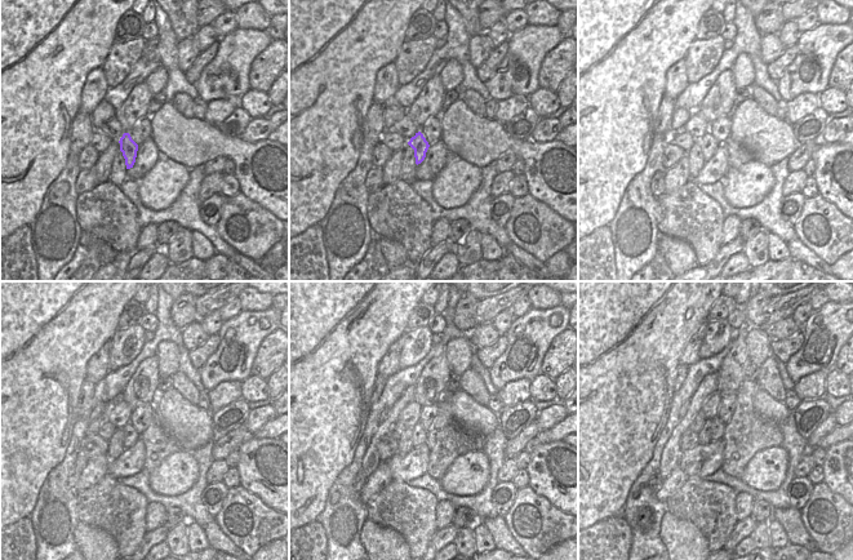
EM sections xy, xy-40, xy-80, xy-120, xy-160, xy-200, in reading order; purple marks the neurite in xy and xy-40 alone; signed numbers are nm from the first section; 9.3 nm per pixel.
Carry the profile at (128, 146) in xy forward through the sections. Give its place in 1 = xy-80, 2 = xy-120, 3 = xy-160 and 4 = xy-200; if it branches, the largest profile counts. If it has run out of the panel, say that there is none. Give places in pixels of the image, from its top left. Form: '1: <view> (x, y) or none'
1: xy-80 (709, 146)
2: xy-120 (130, 435)
3: xy-160 (418, 434)
4: xy-200 (705, 434)

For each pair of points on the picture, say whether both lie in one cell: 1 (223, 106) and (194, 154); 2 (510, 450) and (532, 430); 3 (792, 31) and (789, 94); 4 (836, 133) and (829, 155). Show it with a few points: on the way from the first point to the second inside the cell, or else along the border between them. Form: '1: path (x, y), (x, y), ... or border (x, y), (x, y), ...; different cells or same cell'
1: border (203, 119), (217, 127); different cells
2: path (515, 445), (527, 435); same cell
3: border (800, 34), (796, 43); different cells
4: border (839, 141), (822, 143); different cells

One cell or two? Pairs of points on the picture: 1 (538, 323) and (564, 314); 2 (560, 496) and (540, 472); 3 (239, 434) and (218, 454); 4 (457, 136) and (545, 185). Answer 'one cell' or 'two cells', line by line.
1: one cell
2: one cell
3: one cell
4: one cell

